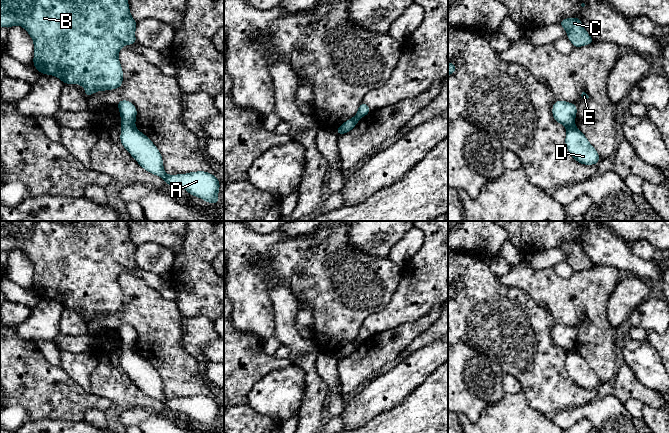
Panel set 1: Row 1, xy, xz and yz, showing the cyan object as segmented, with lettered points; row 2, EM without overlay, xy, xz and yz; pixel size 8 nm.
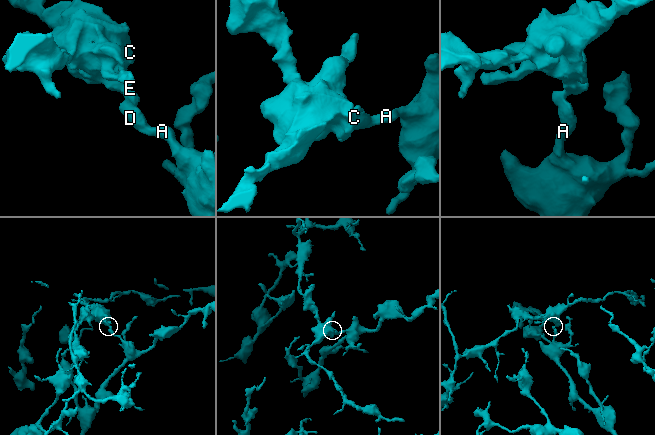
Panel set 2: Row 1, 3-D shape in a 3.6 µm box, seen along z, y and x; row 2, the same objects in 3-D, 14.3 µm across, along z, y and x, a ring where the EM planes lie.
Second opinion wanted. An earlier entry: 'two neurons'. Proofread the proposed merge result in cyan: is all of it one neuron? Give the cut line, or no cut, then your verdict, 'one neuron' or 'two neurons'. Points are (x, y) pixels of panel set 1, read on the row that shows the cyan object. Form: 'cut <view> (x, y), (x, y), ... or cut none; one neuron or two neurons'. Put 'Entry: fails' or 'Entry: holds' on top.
Entry: holds
cut xy (121, 119), (134, 125); two neurons

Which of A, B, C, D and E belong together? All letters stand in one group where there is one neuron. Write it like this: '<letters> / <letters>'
A D / B C E

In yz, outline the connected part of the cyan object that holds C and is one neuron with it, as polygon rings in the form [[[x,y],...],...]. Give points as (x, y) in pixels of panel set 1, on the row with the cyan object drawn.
[[[579,17],[562,19],[558,24],[567,32],[567,38],[574,48],[590,45],[594,42],[593,38],[583,27]]]

